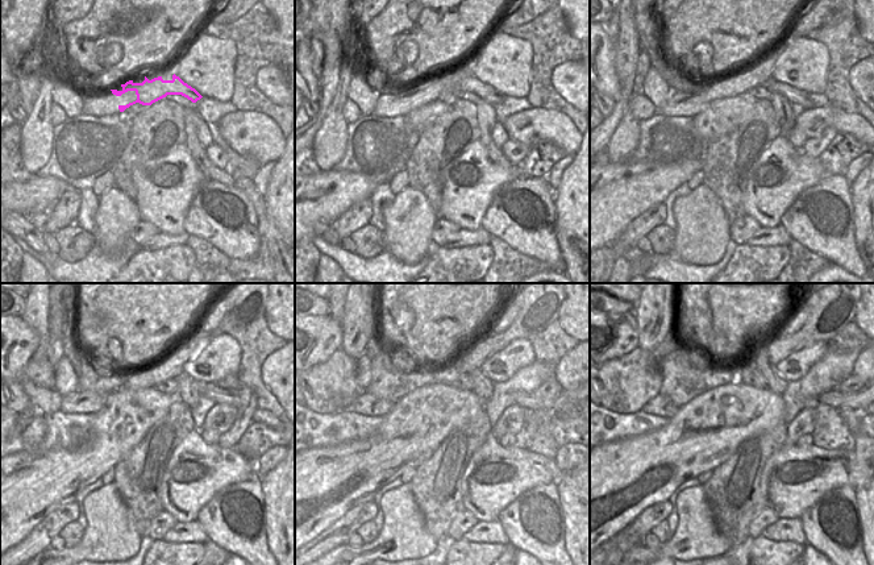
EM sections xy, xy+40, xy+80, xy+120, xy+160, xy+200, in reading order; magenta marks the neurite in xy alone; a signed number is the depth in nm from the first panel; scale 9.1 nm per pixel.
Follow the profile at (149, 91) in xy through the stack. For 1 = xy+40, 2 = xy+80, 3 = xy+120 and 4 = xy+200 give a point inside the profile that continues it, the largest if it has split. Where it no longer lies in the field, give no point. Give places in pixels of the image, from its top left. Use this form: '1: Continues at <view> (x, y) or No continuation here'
1: Continues at xy+40 (486, 92)
2: Continues at xy+80 (794, 95)
3: Continues at xy+120 (207, 389)
4: Continues at xy+200 (857, 402)

